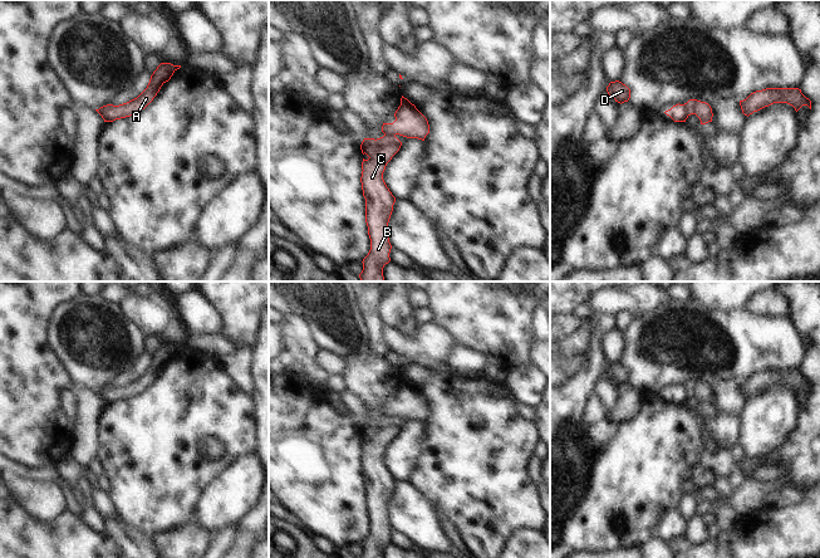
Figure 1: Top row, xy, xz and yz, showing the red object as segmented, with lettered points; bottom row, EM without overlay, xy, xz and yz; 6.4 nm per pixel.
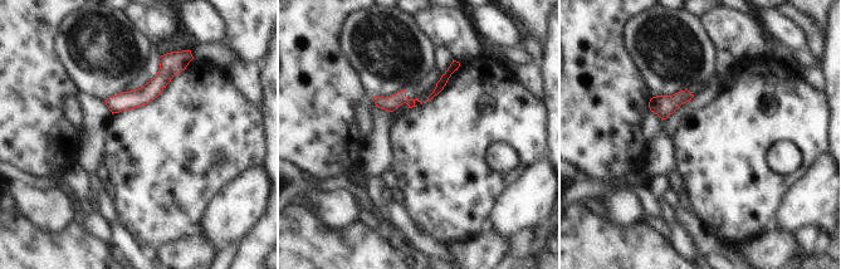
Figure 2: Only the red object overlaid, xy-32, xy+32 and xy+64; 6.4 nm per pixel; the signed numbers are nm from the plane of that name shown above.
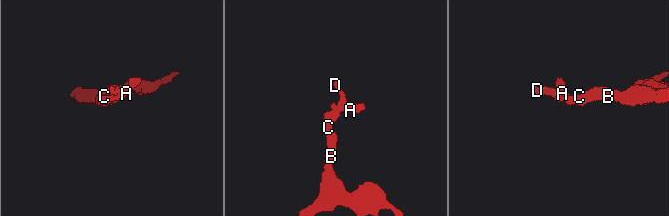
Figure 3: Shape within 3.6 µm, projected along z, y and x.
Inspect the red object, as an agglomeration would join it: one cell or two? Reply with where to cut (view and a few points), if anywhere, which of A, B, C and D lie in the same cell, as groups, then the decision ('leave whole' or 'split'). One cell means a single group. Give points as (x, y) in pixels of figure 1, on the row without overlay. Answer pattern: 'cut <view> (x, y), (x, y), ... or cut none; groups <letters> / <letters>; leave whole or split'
cut yz (682, 386), (682, 390), (688, 396); groups A D / B C; split

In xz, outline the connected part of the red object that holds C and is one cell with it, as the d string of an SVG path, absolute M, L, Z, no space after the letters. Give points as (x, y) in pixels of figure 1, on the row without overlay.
M394 415L380 420L364 420L360 431L369 440L362 444L362 471L365 480L365 504L370 520L370 532L363 540L359 558L383 558L383 549L391 543L392 527L388 519L388 504L396 479L383 461L387 445L399 432L402 424Z

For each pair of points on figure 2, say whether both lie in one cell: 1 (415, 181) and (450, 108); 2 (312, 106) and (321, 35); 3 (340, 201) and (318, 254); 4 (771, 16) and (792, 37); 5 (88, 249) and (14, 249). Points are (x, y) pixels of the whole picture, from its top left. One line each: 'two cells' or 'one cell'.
1: one cell
2: one cell
3: two cells
4: one cell
5: one cell

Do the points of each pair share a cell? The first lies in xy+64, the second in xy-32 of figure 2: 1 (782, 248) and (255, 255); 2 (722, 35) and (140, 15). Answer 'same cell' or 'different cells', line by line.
1: different cells
2: same cell

